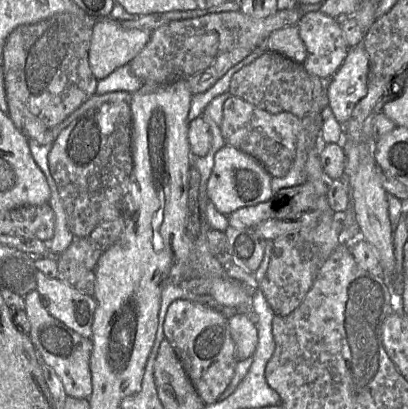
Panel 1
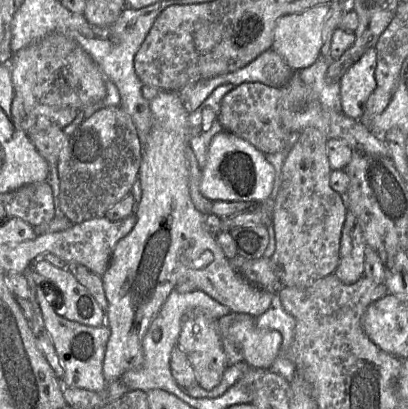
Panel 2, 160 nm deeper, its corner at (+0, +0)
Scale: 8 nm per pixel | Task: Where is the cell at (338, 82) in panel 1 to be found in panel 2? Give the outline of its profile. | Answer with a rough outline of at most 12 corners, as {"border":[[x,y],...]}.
{"border":[[376,50],[340,80],[341,112],[361,118],[376,87]]}

